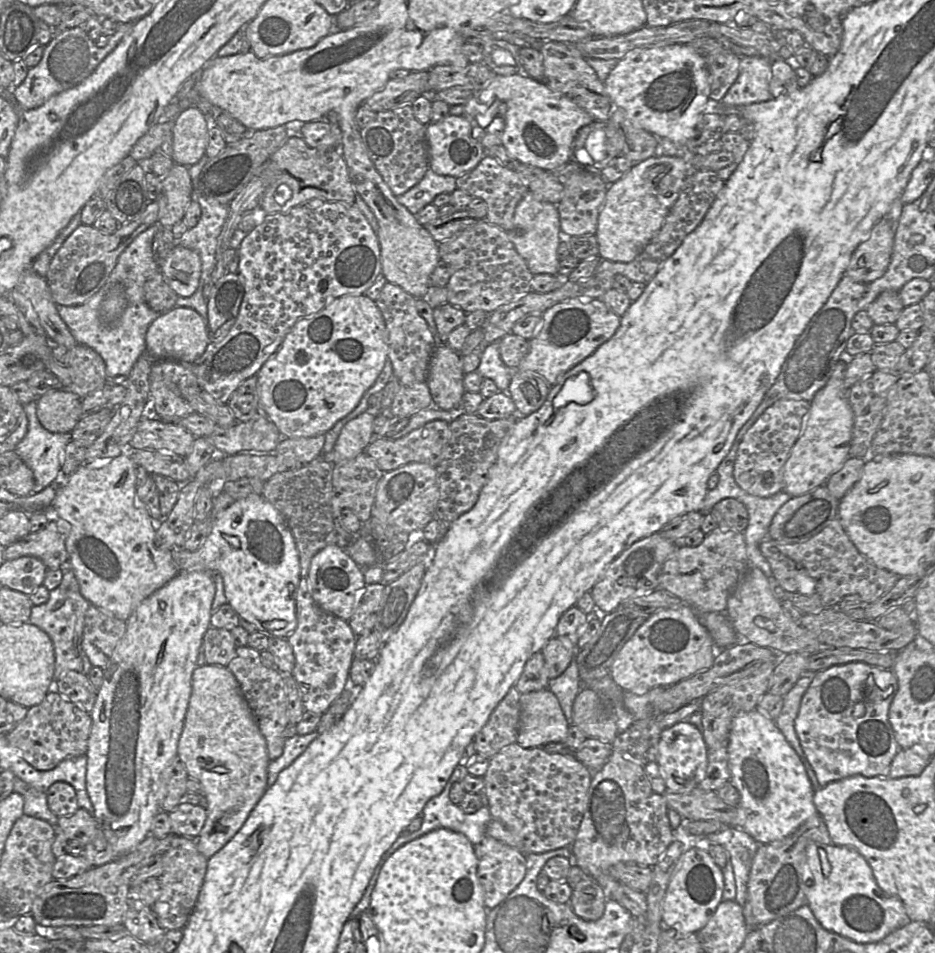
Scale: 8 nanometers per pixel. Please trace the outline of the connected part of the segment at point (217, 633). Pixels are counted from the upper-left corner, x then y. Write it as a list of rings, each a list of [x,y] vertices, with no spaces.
[[[209,627],[203,637],[207,664],[227,666],[234,658],[236,646],[231,631]]]

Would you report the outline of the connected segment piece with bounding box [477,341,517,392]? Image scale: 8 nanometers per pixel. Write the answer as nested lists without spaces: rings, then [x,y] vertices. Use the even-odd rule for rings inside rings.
[[[499,342],[490,343],[484,349],[477,372],[484,378],[492,379],[500,392],[508,390],[517,368],[507,366],[500,357]]]

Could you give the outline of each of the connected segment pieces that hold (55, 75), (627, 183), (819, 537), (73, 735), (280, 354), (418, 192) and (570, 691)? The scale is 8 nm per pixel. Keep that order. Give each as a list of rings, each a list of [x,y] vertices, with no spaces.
[[[119,23],[117,31],[109,37],[104,47],[97,47],[80,26],[56,33],[44,46],[40,62],[28,69],[25,80],[19,86],[12,88],[20,109],[37,108],[52,96],[71,89],[85,80],[131,31],[134,23]]]
[[[650,157],[634,164],[621,179],[609,184],[595,232],[601,259],[628,263],[640,254],[660,230],[677,200],[686,169],[681,157]]]
[[[838,518],[805,542],[784,544],[766,539],[760,544],[760,551],[770,564],[774,577],[788,593],[819,594],[825,607],[837,607],[844,596],[857,594],[864,604],[871,604],[886,594],[900,578],[898,575],[877,567],[854,546]]]
[[[52,688],[40,704],[28,708],[25,718],[6,736],[21,751],[28,764],[37,770],[47,771],[66,758],[86,754],[91,726],[90,713]]]
[[[364,294],[334,299],[324,309],[297,321],[277,352],[262,365],[257,373],[260,404],[283,438],[325,434],[356,408],[381,373],[388,352],[388,331],[375,301]]]
[[[428,168],[424,177],[416,185],[404,194],[396,196],[396,199],[411,214],[416,215],[423,207],[431,204],[437,195],[451,194],[455,189],[455,177],[438,175]]]
[[[575,659],[560,676],[549,681],[548,688],[557,697],[568,725],[573,724],[574,700],[583,686]]]

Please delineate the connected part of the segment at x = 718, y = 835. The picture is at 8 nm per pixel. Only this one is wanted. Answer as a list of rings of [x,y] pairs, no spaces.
[[[734,827],[701,836],[703,841],[719,844],[727,851],[735,877],[735,902],[743,907],[747,898],[747,883],[752,861],[759,844],[742,829]]]

